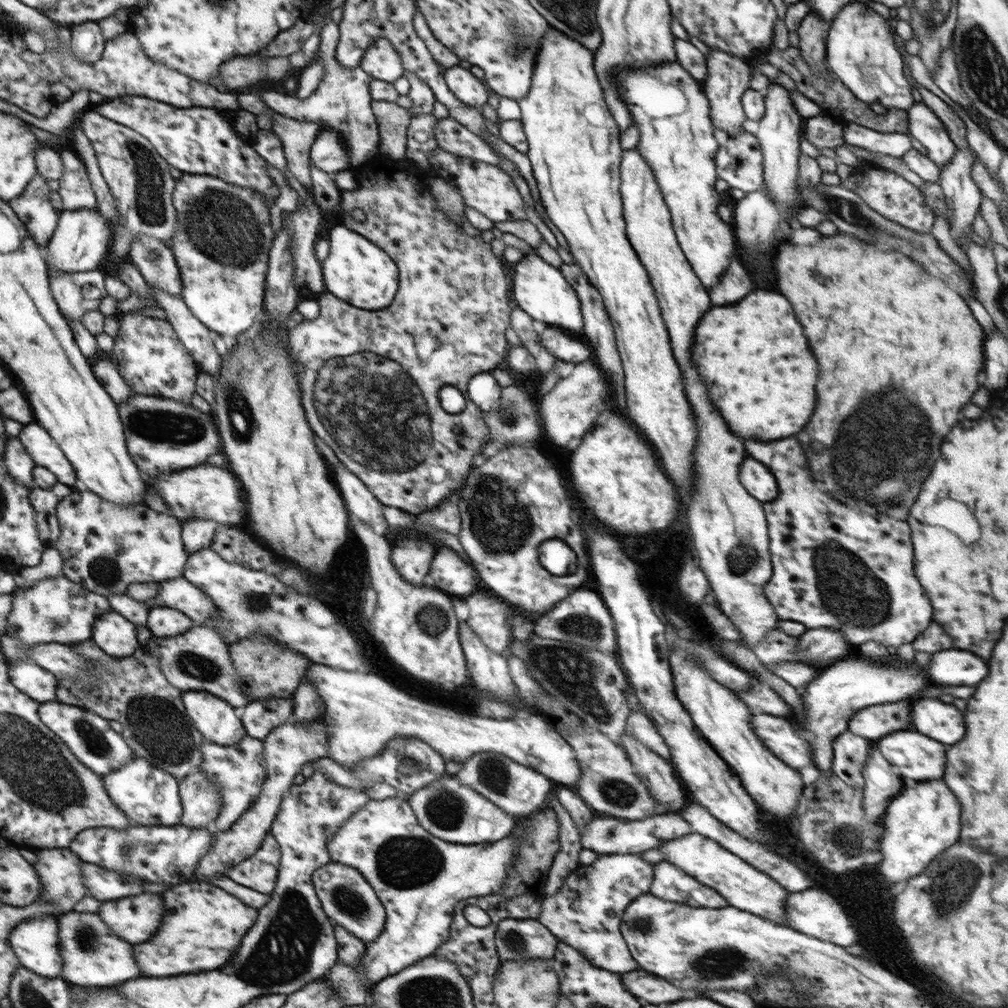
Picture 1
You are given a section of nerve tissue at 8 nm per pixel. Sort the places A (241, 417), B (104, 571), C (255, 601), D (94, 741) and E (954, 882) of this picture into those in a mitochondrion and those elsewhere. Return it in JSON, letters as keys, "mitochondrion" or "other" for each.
{"A":"mitochondrion","B":"mitochondrion","C":"mitochondrion","D":"mitochondrion","E":"mitochondrion"}

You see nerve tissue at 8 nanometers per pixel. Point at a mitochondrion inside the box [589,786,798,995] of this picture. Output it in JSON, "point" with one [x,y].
{"point":[722,962]}

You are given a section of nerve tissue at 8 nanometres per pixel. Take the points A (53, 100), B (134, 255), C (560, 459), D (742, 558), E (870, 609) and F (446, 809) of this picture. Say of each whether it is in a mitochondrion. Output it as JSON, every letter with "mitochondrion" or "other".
{"A":"other","B":"other","C":"other","D":"mitochondrion","E":"mitochondrion","F":"mitochondrion"}

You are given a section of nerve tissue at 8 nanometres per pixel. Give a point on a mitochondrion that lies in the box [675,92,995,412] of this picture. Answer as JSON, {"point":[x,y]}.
{"point":[839,208]}

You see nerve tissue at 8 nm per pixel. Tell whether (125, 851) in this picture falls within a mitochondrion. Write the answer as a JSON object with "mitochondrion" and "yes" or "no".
{"mitochondrion":"yes"}

